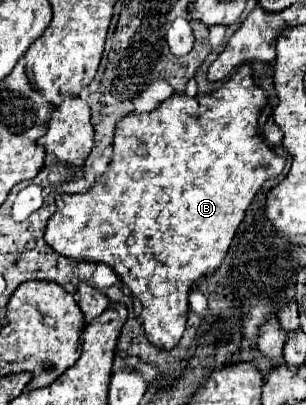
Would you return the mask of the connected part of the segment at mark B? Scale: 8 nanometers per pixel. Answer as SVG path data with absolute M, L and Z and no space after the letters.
M242 65L230 81L226 81L222 87L218 87L212 93L198 93L196 97L188 97L184 93L174 93L170 99L166 99L158 109L150 111L150 113L130 113L126 115L118 127L116 127L116 135L114 135L114 153L110 159L108 169L100 175L100 179L86 191L80 195L56 195L56 213L50 217L44 239L46 243L58 251L60 255L66 255L70 259L90 259L94 263L106 263L110 265L116 275L122 279L124 285L128 285L128 289L132 291L134 297L138 297L142 301L142 327L148 335L148 341L156 347L162 349L172 349L186 327L186 317L188 317L188 293L190 289L202 281L206 275L214 273L218 269L218 265L222 263L222 257L226 257L228 247L236 235L236 229L240 225L240 221L246 215L248 205L252 203L256 191L264 185L264 181L268 181L274 175L280 175L286 159L280 157L258 133L258 117L262 113L262 109L268 105L268 91L260 89L254 81L252 75L252 67L250 65Z

